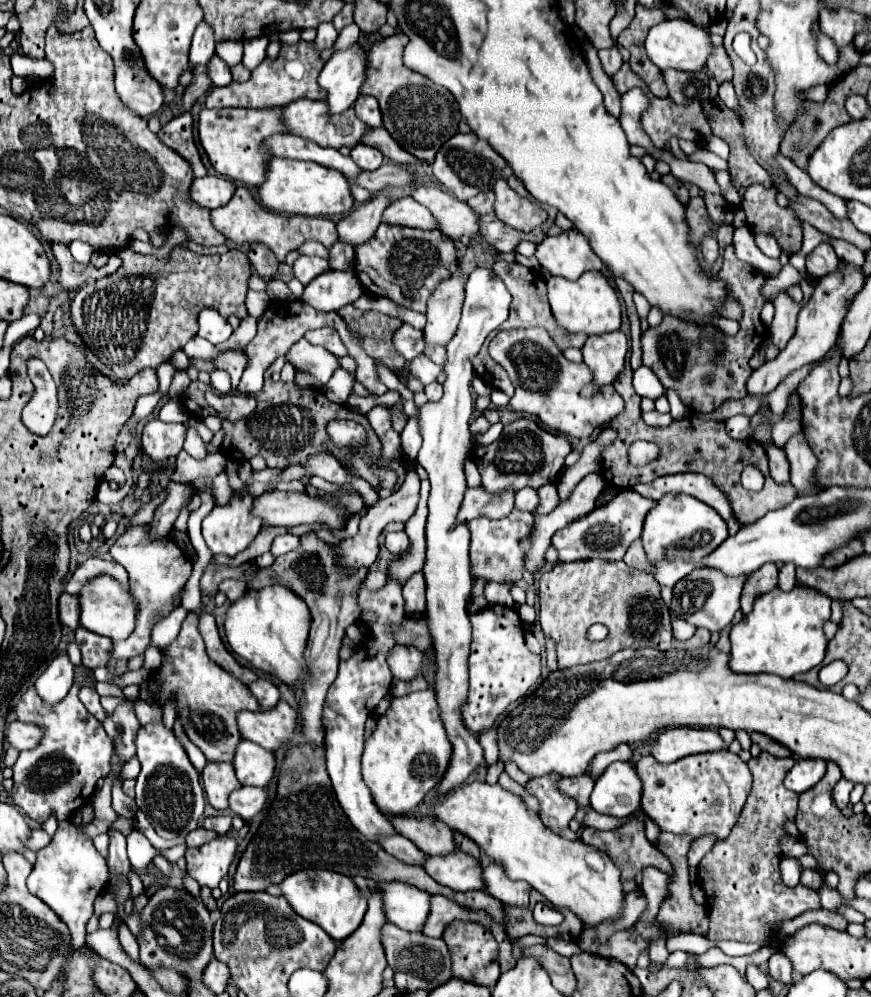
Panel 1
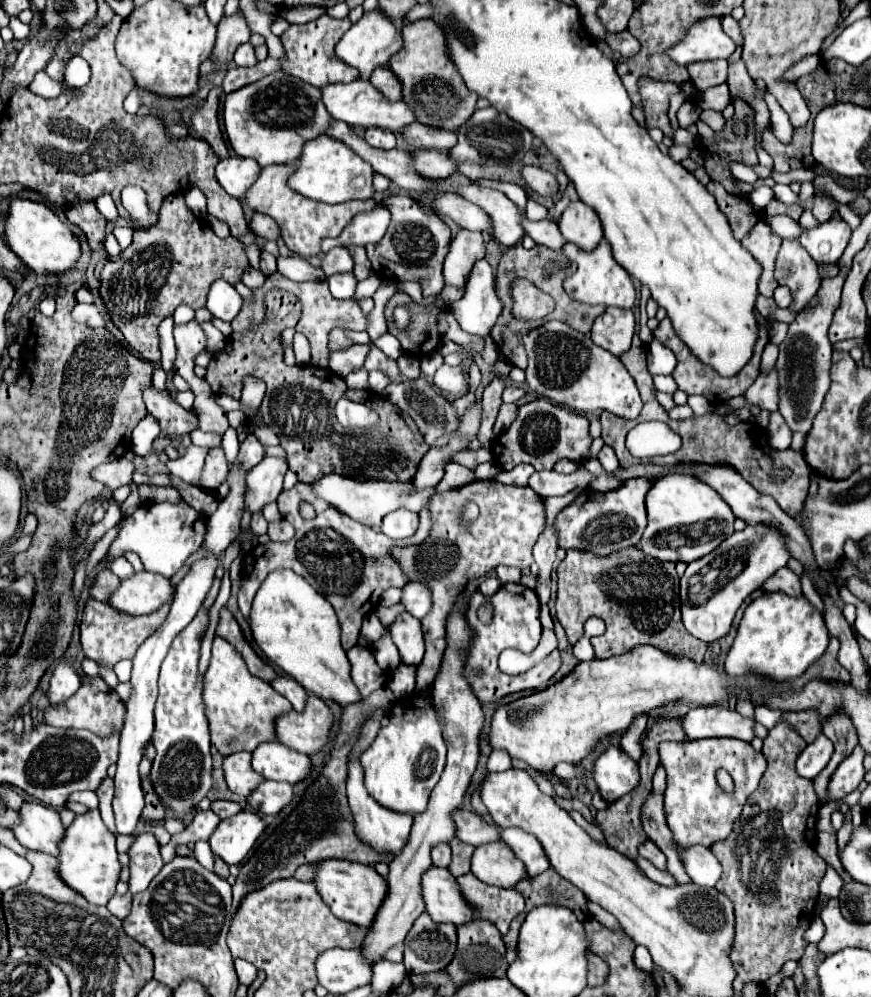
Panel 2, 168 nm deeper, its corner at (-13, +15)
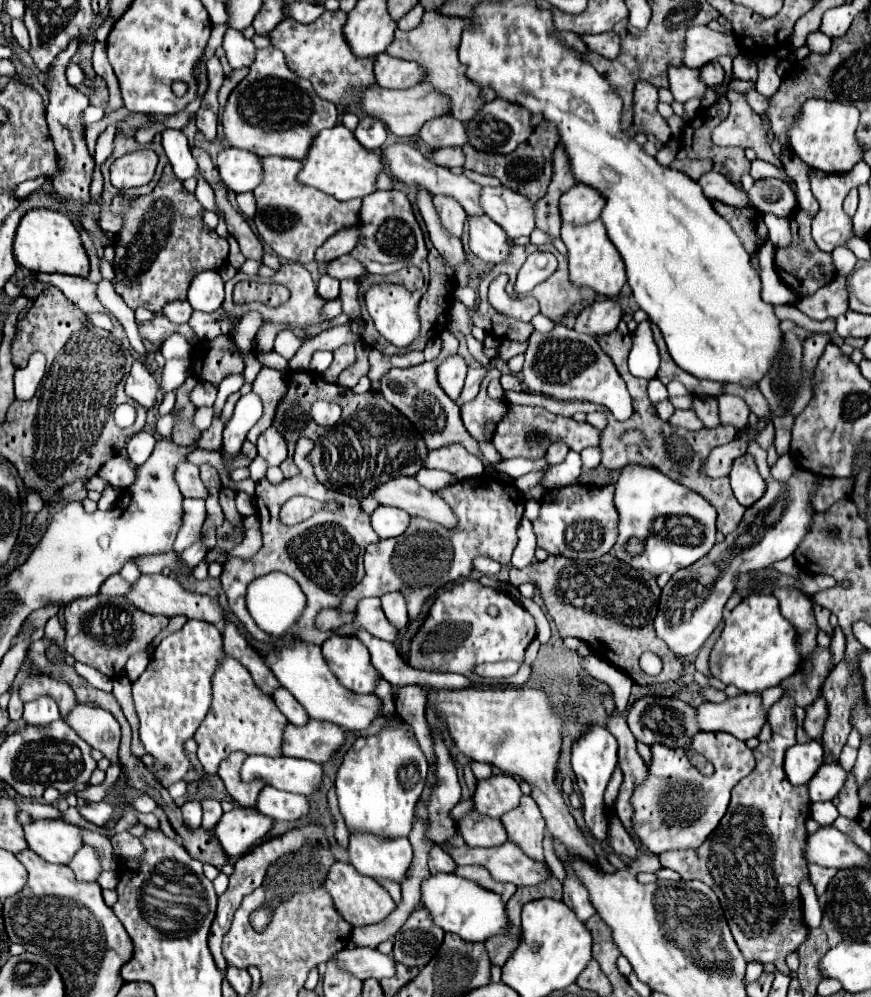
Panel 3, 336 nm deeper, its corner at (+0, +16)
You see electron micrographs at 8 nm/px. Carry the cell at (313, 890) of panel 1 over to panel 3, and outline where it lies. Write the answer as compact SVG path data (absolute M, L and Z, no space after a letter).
M346 862L332 864L324 880L324 888L332 896L334 908L338 908L338 914L352 926L376 924L396 908L396 902L392 900L392 896L376 880L368 880L368 876L360 876L360 872L356 872L356 868L352 868L352 864L346 864Z

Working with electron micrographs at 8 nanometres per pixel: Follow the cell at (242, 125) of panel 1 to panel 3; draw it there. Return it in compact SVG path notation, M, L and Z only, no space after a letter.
M272 46L256 52L250 74L232 90L222 112L226 144L260 158L282 156L302 160L316 134L324 128L334 128L336 120L336 106L320 100L308 80L292 74L284 62L284 54Z

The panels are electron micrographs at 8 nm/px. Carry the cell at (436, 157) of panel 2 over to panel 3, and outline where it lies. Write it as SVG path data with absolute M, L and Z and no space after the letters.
M440 148L440 150L432 150L428 160L434 160L434 164L444 168L454 168L464 164L464 154L460 148Z

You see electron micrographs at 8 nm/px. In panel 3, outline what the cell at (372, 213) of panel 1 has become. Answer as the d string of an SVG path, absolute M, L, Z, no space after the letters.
M358 226L336 232L336 236L330 236L330 238L316 250L316 260L326 264L326 262L330 262L330 260L334 260L334 258L338 258L338 256L350 254L352 248L358 244L358 238L360 238L360 228L358 228Z

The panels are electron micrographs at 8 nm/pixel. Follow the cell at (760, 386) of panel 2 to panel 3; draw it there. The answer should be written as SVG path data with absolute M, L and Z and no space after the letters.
M724 394L718 398L718 404L720 404L722 424L732 424L738 430L746 426L750 408L748 408L748 404L744 404L744 400L740 400L738 396L732 396L732 394Z

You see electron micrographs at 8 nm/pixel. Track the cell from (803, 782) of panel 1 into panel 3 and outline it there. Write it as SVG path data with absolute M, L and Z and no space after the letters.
M816 740L796 744L786 752L784 772L794 786L808 784L822 764L822 746Z

